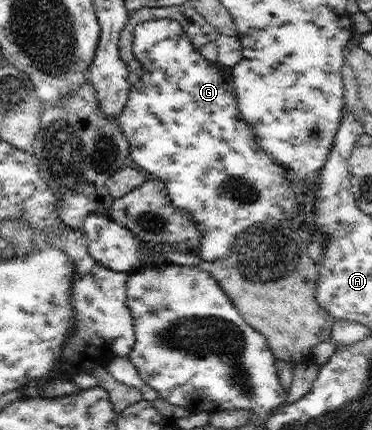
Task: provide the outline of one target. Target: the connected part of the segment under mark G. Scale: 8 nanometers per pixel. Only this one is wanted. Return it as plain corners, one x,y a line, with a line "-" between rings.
163,18
163,20
149,20
135,25
133,31
134,37
132,42
133,54
137,60
142,62
145,70
143,76
140,76
138,83
135,83
130,88
130,93
127,99
127,104
123,112
118,116
118,125
121,127
122,134
129,143
129,154
131,158
144,168
147,172
155,174
158,179
163,181
166,186
166,191
169,194
170,201
174,204
175,208
188,212
193,219
197,229
201,231
201,244
199,244
198,256
204,263
204,266
209,262
217,259
227,259
231,254
231,246
235,243
235,237
240,233
251,229
253,225
260,224
261,222
274,221
283,222
283,220
291,220
295,218
295,214
299,212
299,202
297,196
291,189
291,181
288,179
290,176
290,168
285,168
281,163
275,160
268,152
265,152
259,143
256,143
255,131
251,125
242,117
238,98
234,89
234,80
232,77
232,70
222,69
216,60
209,61
202,54
202,50
196,49
191,40
188,39
185,28
175,20

